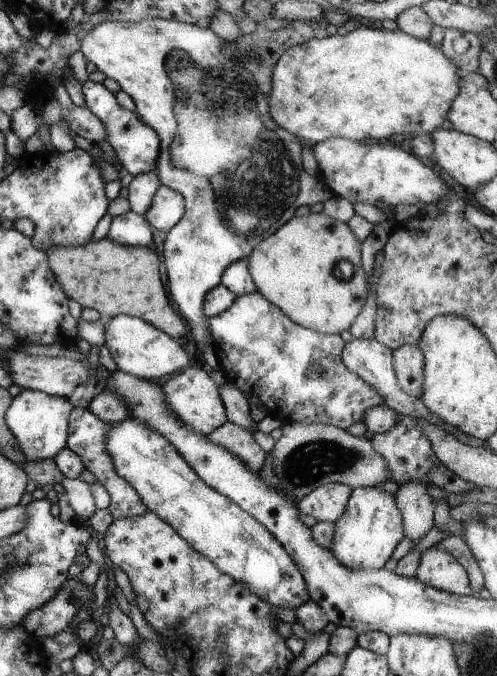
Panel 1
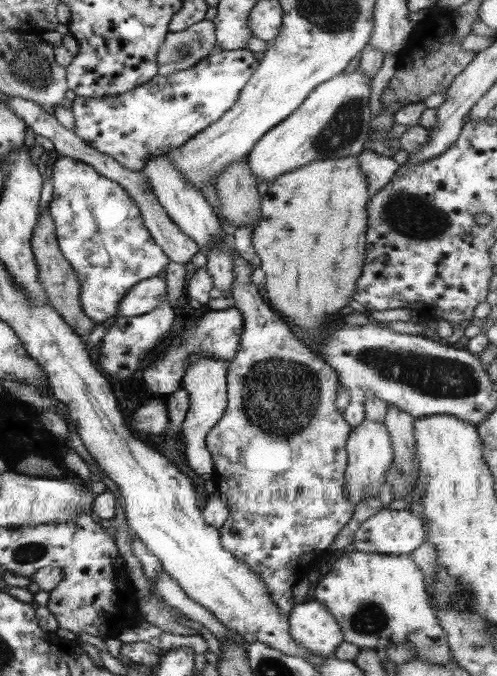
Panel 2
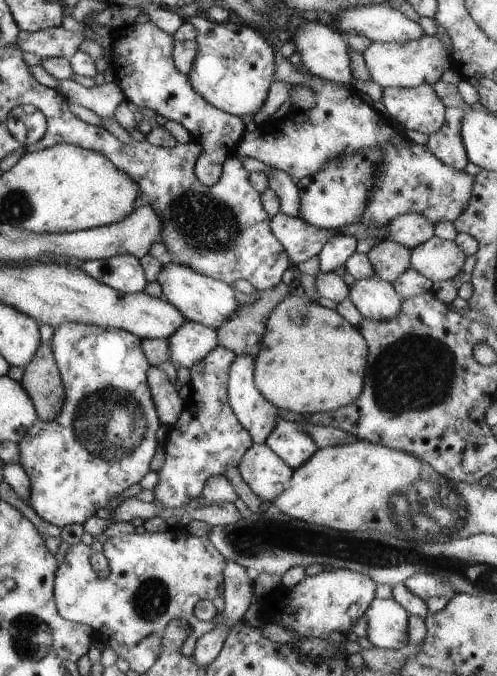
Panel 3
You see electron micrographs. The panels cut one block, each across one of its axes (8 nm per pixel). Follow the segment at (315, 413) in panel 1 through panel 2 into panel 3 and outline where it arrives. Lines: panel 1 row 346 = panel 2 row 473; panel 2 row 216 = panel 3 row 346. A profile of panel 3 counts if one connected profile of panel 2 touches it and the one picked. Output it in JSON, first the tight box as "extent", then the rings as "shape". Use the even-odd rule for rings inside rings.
{"extent":[168,321,219,368],"shape":[[[192,321],[179,326],[168,340],[170,361],[176,368],[190,368],[219,345],[217,329]]]}

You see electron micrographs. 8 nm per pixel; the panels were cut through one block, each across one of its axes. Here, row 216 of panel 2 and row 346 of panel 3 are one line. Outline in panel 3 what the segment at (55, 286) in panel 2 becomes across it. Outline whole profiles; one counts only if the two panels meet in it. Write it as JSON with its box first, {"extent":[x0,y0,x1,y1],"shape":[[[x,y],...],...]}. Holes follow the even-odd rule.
{"extent":[19,341,65,423],"shape":[[[48,341],[40,343],[34,358],[24,367],[19,382],[32,399],[40,423],[58,416],[64,404],[65,390]]]}

